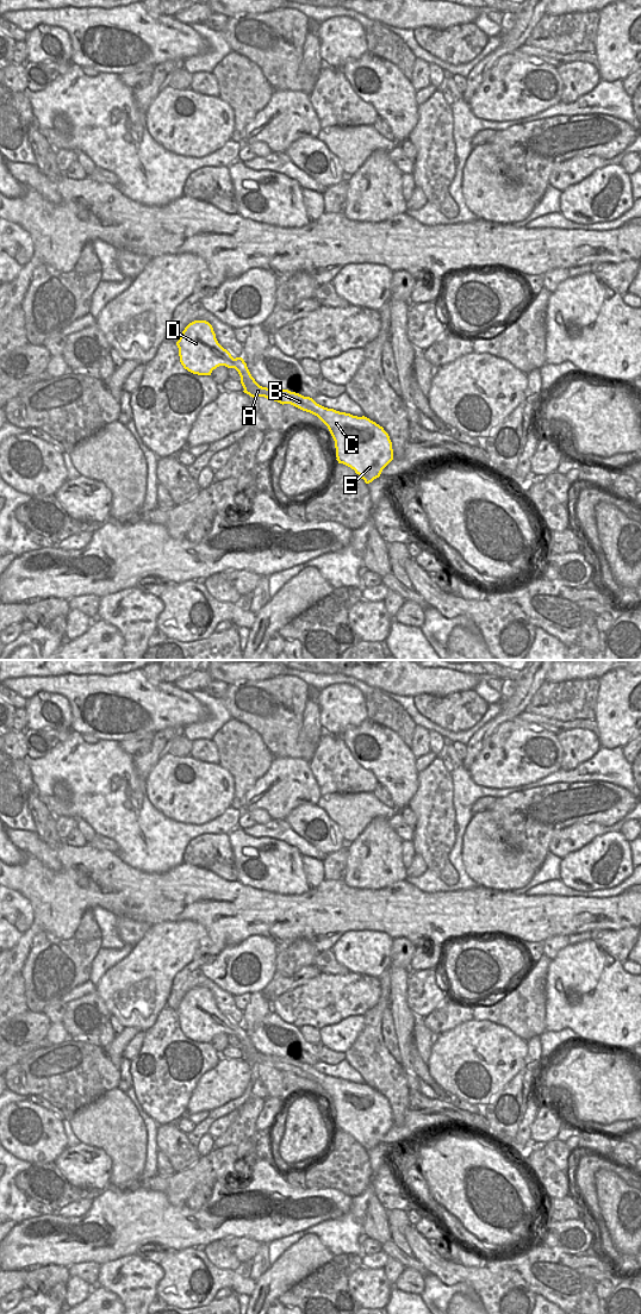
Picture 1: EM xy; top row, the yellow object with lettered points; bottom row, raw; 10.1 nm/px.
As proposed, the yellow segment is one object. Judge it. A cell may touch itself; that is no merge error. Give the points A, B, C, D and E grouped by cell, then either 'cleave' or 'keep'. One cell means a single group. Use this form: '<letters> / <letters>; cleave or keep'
A B C D E; keep

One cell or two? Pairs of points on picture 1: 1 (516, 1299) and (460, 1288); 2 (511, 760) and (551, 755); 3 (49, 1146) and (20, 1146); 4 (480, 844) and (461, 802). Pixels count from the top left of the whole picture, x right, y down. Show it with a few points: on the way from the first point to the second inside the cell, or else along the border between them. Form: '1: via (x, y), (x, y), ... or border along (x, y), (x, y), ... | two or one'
1: border along (446, 1284), (467, 1283), (480, 1301) | two
2: via (521, 754), (541, 754) | one
3: via (42, 1146), (27, 1146) | one
4: border along (473, 814), (465, 830), (464, 845), (461, 847) | two

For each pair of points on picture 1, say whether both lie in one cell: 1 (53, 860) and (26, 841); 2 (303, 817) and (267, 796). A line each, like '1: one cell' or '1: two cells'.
1: one cell
2: two cells

